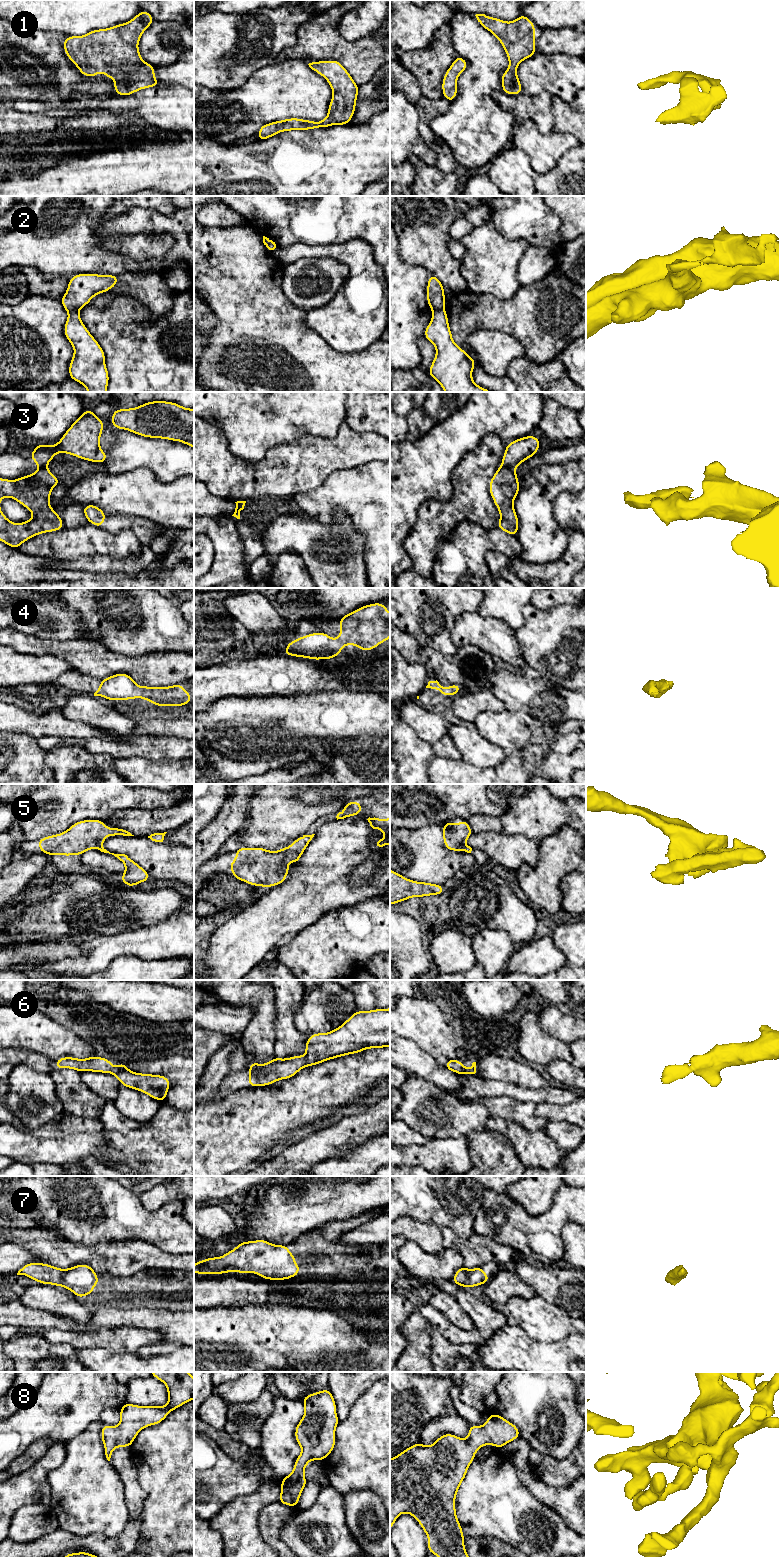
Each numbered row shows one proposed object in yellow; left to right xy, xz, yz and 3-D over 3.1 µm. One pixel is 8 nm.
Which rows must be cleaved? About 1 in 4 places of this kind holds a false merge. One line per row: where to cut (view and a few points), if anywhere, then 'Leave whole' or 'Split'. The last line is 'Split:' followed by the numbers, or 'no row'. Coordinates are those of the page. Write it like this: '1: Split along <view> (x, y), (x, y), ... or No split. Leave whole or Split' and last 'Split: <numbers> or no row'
1: No split. Leave whole
2: Split along yz (443, 308), (433, 311). Split
3: Split along yz (501, 464), (512, 468). Split
4: No split. Leave whole
5: No split. Leave whole
6: No split. Leave whole
7: No split. Leave whole
8: No split. Leave whole
Split: 2, 3

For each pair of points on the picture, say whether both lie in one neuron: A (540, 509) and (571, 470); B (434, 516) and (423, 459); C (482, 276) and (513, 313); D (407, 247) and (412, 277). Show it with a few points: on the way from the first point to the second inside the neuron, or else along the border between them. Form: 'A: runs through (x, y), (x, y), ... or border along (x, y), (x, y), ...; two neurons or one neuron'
A: runs through (542, 499), (561, 480); one neuron
B: border along (453, 490), (445, 501), (424, 501), (416, 517); two neurons
C: border along (520, 285), (508, 299), (478, 293); two neurons
D: border along (400, 256), (405, 262), (420, 265), (430, 273); two neurons

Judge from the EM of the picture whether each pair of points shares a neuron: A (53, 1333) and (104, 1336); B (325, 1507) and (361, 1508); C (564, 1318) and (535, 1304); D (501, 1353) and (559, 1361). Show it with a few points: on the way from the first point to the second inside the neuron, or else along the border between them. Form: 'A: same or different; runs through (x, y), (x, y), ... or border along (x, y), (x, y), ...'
A: same; runs through (66, 1337), (91, 1338)
B: different; border along (342, 1496), (345, 1523), (350, 1531)
C: same; runs through (557, 1318), (549, 1318), (542, 1311)
D: same; runs through (515, 1353), (525, 1354), (537, 1361), (545, 1361)

